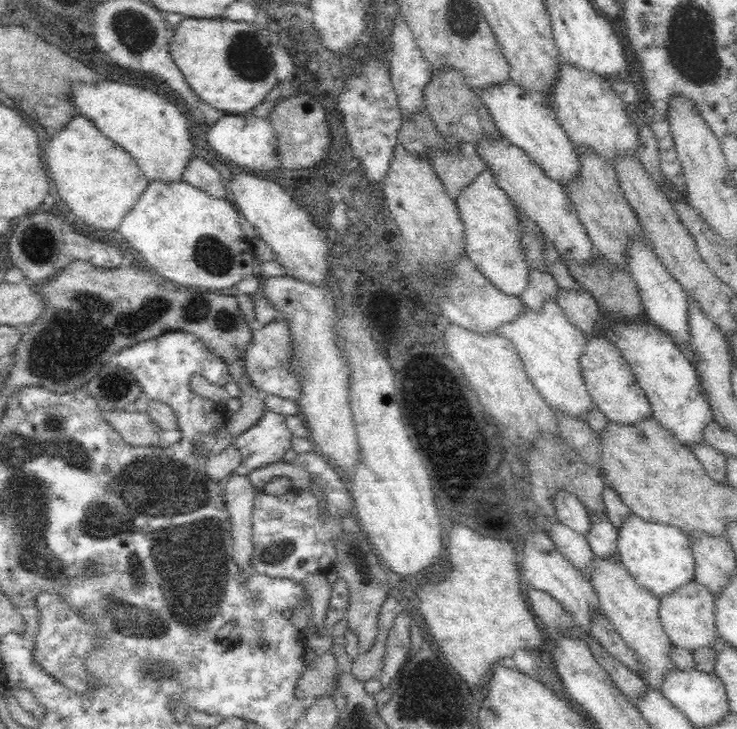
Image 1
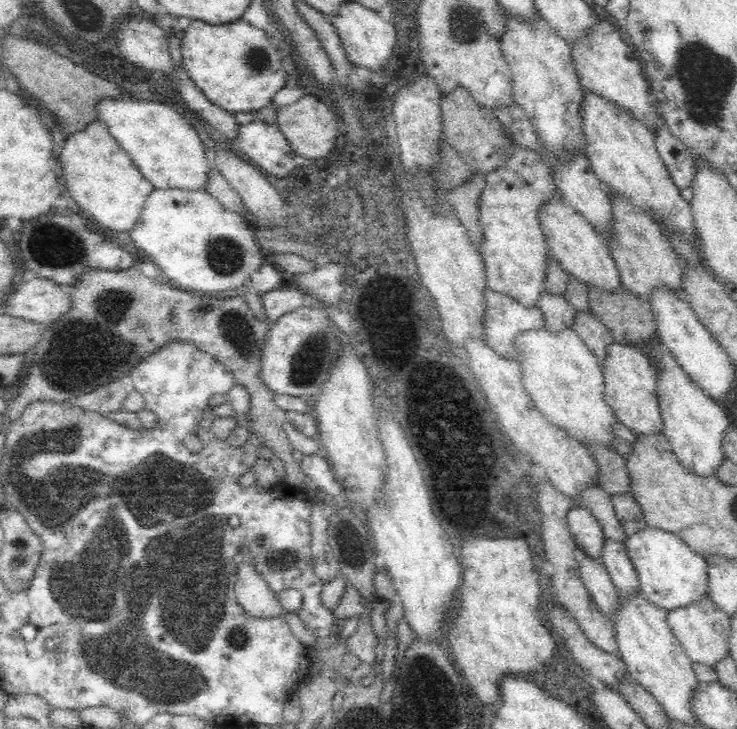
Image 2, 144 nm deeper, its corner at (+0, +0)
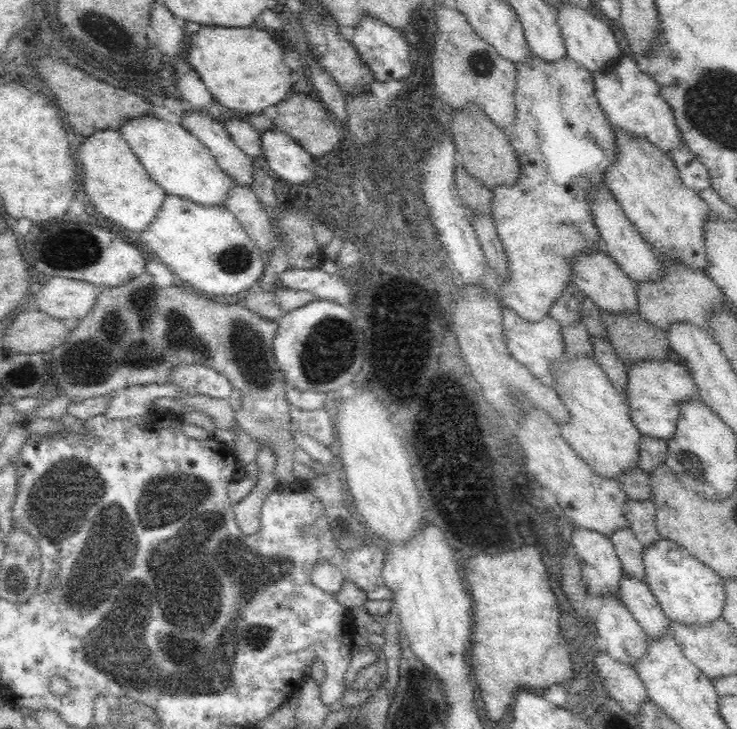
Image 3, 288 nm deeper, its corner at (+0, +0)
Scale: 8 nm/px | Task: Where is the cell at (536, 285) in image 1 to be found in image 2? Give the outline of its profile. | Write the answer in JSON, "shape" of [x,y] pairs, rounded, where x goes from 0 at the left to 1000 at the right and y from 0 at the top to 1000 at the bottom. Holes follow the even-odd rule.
{"shape":[[[738,398],[738,403],[733,406],[727,420],[735,425],[741,450],[746,455],[754,458],[757,453],[765,453],[765,450],[776,453],[779,450],[782,422],[765,406],[754,406],[754,403],[746,403]]]}

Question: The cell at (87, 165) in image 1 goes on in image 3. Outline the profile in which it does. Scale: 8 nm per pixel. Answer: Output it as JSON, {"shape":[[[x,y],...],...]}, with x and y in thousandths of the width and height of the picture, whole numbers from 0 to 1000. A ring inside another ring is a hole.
{"shape":[[[147,176],[122,184],[109,200],[103,219],[111,225],[109,252],[114,252],[114,263],[133,291],[166,307],[168,313],[176,313],[182,321],[190,321],[206,307],[206,302],[212,302],[228,263],[206,247],[160,178]]]}

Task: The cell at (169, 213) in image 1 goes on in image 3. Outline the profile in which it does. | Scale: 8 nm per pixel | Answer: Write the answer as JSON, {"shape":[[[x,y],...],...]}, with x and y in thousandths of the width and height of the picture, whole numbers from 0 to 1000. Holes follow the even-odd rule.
{"shape":[[[225,266],[212,302],[206,302],[206,307],[190,321],[212,348],[212,357],[223,359],[244,384],[252,384],[263,395],[285,403],[326,403],[328,398],[339,398],[355,381],[355,373],[364,362],[358,346],[345,335],[336,316],[323,305],[318,291],[312,291],[307,283],[277,283],[239,266]]]}

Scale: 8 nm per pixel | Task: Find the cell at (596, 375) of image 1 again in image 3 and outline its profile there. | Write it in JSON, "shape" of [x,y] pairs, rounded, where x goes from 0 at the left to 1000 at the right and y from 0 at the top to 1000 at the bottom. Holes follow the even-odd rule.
{"shape":[[[896,491],[874,494],[871,499],[858,499],[852,502],[852,510],[852,538],[844,543],[855,560],[855,571],[863,582],[863,590],[868,590],[871,598],[912,604],[920,590],[920,576],[925,573],[925,554],[936,549],[950,549],[950,532],[942,527],[936,510],[925,499],[915,499]]]}

